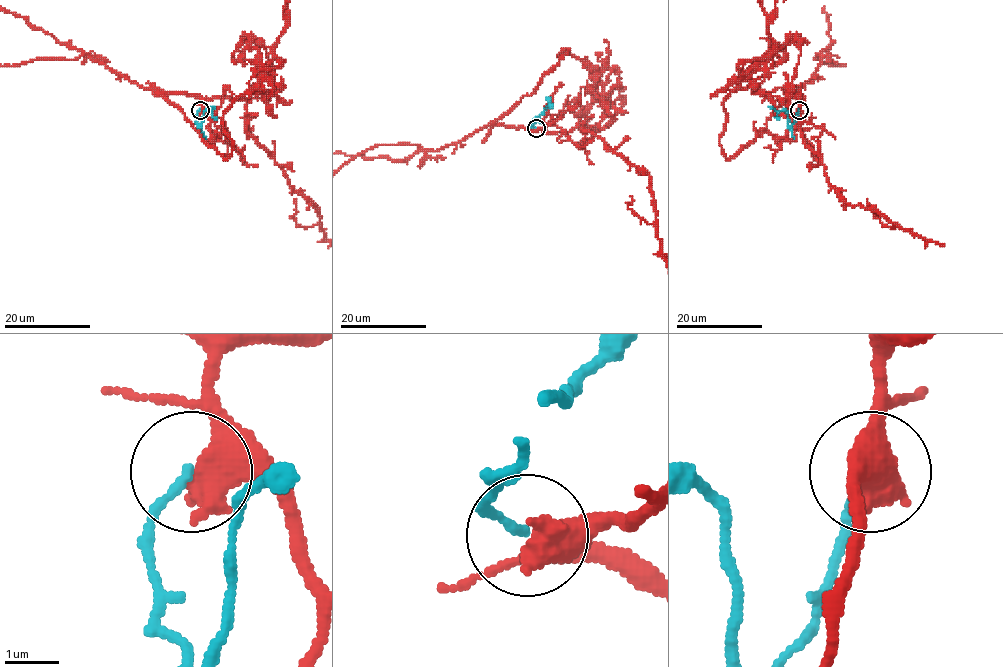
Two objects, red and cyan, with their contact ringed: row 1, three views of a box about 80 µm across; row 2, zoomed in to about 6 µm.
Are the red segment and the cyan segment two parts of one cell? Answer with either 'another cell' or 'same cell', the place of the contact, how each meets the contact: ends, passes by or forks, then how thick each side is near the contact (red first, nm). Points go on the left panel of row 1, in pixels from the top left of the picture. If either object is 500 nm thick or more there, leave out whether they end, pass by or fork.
another cell; place (200, 110); calibres 500 and 150 nm

